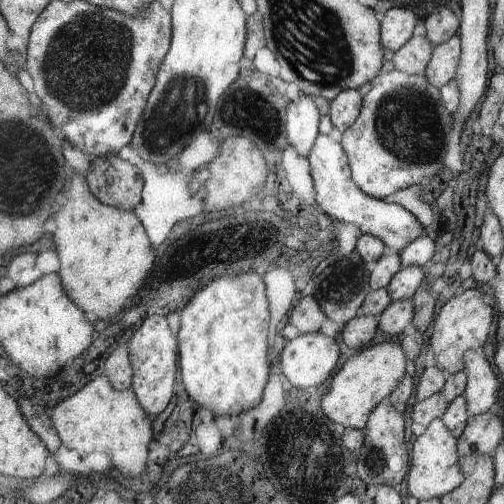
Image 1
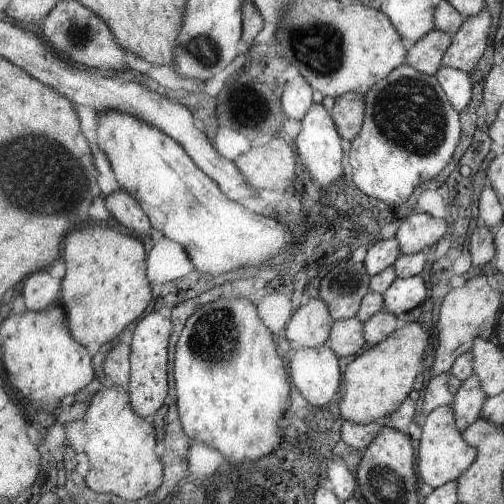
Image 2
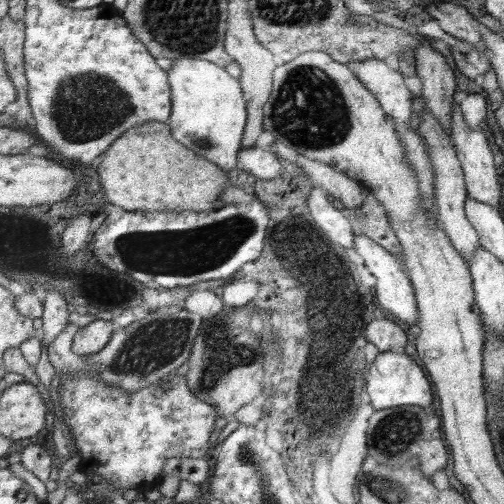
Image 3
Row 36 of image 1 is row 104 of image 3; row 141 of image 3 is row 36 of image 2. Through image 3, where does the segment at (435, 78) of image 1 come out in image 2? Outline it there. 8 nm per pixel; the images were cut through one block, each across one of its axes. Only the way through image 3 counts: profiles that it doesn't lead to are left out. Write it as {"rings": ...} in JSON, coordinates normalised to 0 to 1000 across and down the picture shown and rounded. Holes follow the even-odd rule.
{"rings":[[[966,20],[942,36],[931,36],[899,71],[899,87],[879,115],[879,135],[907,135],[919,143],[942,139],[966,99],[974,48],[974,28]]]}

